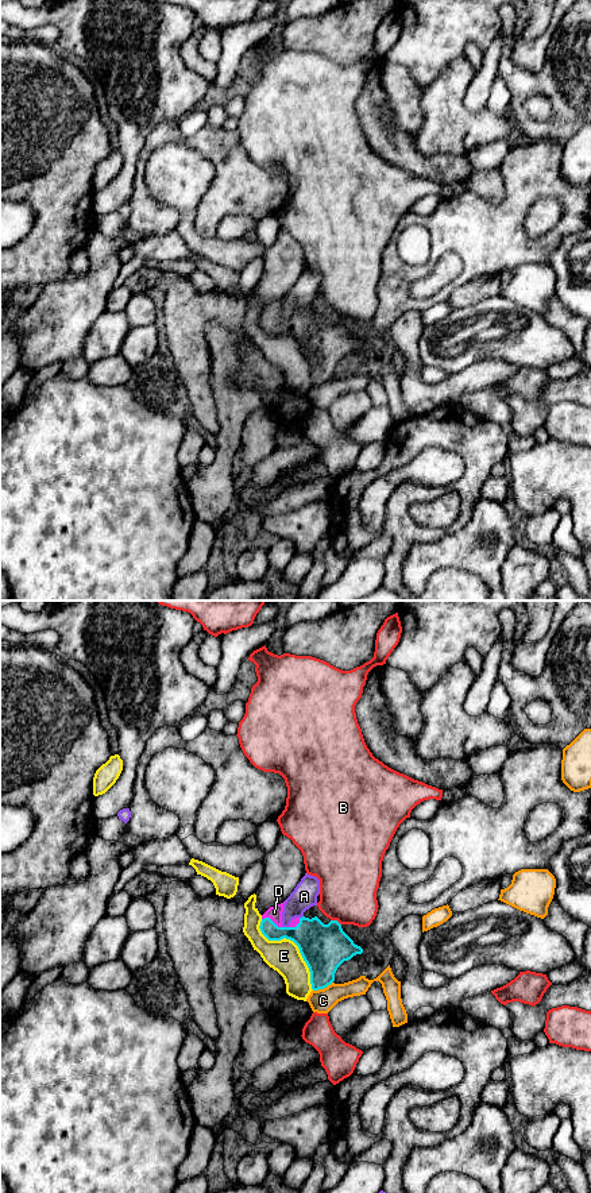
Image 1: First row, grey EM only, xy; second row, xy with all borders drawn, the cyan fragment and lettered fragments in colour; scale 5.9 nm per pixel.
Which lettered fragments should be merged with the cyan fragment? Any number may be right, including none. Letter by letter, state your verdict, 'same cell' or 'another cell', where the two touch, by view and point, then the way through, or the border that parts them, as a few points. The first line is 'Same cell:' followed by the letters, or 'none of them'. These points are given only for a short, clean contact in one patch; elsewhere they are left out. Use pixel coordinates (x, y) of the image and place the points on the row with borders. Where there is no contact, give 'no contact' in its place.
Same cell: D
A: another cell; meets cyan in xy at (286, 927)
B: another cell; meets cyan in xy at (336, 921)
C: another cell; meets cyan in xy at (323, 988)
D: same cell; meets cyan in xy at (271, 921); runs through xy (311, 935), (282, 931), (271, 921), (274, 912)
E: another cell; meets cyan in xy at (294, 942)

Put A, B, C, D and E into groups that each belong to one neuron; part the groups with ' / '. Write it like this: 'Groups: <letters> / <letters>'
Groups: A / B / C / D / E

